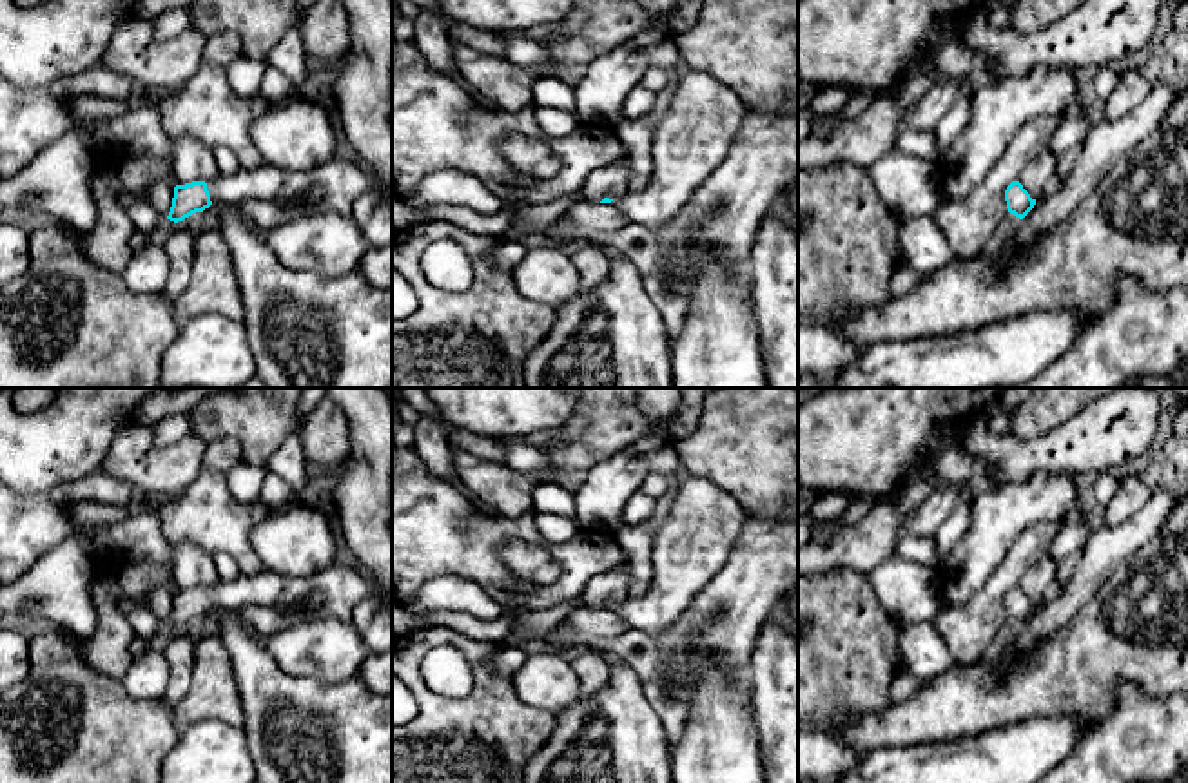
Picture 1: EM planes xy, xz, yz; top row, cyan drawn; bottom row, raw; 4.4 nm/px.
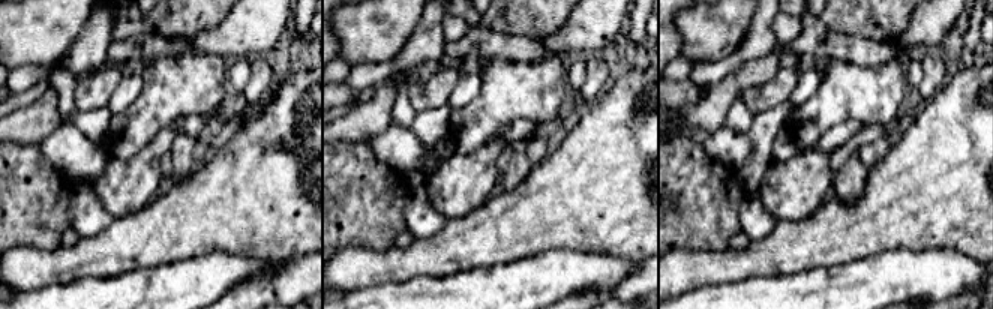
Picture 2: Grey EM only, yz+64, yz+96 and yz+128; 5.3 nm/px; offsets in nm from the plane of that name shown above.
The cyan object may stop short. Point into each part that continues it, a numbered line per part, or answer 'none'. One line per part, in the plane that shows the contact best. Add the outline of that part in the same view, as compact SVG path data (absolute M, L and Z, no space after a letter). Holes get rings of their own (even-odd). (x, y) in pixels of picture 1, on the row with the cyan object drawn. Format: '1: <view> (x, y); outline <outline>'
1: xy (263, 182); outline M261 163L254 169L239 169L236 174L223 176L207 183L212 205L239 208L245 201L274 199L285 179L281 169Z

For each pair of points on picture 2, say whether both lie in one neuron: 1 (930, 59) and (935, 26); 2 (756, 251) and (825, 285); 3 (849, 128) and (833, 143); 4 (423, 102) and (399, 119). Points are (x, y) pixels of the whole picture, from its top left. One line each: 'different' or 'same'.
1: different
2: different
3: same
4: different

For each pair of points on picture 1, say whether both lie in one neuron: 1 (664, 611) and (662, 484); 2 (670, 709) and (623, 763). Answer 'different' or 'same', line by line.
1: different
2: different

